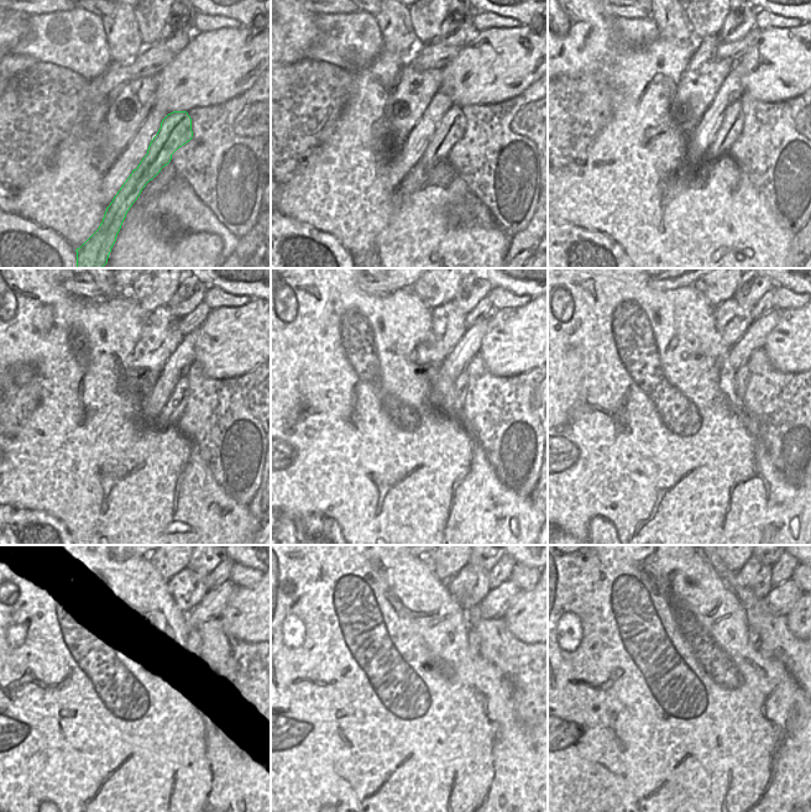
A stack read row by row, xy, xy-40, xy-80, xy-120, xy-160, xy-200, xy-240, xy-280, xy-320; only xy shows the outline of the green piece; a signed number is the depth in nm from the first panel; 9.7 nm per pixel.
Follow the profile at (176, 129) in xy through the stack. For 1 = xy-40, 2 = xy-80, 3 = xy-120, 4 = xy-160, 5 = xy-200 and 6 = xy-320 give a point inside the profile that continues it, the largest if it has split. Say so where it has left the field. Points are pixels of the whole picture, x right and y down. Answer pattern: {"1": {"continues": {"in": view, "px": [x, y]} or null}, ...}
{"1": {"continues": {"in": "xy-40", "px": [451, 127]}}, "2": {"continues": {"in": "xy-80", "px": [731, 127]}}, "3": {"continues": {"in": "xy-120", "px": [177, 402]}}, "4": {"continues": {"in": "xy-160", "px": [454, 402]}}, "5": {"continues": {"in": "xy-200", "px": [742, 376]}}, "6": {"continues": {"in": "xy-320", "px": [754, 639]}}}

